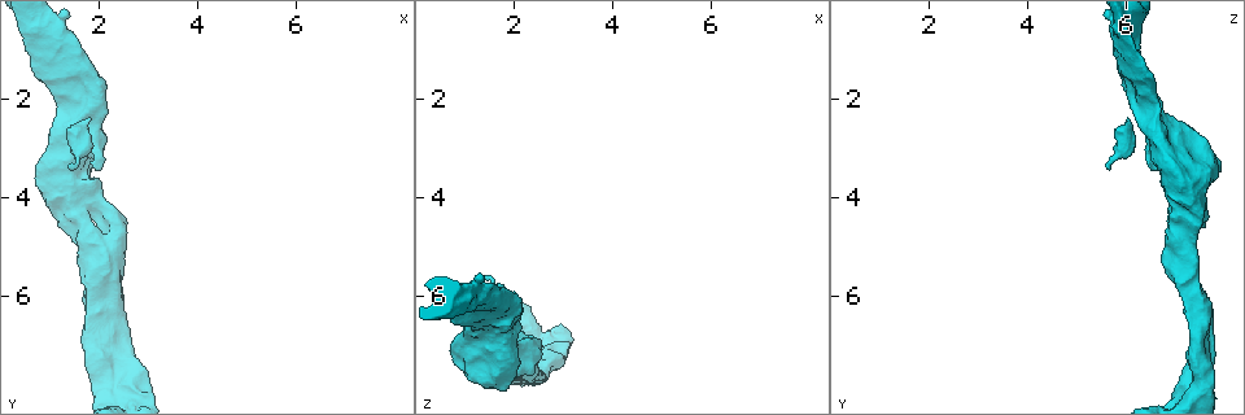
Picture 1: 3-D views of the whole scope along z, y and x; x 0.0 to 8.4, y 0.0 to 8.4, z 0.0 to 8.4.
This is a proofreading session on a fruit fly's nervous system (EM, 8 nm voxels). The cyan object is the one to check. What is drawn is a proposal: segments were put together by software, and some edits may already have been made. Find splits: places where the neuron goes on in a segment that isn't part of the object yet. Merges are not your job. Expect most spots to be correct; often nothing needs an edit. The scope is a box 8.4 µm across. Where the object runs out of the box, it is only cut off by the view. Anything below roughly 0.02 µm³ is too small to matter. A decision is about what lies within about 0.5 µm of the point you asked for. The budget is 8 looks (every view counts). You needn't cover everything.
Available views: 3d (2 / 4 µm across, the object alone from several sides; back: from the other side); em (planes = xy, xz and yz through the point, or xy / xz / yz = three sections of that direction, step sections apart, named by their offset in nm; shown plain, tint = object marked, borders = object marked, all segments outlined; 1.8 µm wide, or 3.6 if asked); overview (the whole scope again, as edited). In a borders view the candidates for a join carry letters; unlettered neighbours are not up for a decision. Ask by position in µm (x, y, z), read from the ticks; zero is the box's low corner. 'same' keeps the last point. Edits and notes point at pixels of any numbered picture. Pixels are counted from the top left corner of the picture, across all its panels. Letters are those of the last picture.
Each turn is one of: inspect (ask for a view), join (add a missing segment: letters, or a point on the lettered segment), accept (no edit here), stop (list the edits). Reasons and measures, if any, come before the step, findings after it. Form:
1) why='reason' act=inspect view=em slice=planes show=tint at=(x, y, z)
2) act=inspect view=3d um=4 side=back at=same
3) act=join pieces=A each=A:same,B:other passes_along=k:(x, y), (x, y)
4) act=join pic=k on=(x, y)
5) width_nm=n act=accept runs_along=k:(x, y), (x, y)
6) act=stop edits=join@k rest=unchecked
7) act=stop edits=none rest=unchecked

why='sharp bend' act=inspect view=em slice=yz step=16 show=tint at=(2.10, 7.30, 7.45)

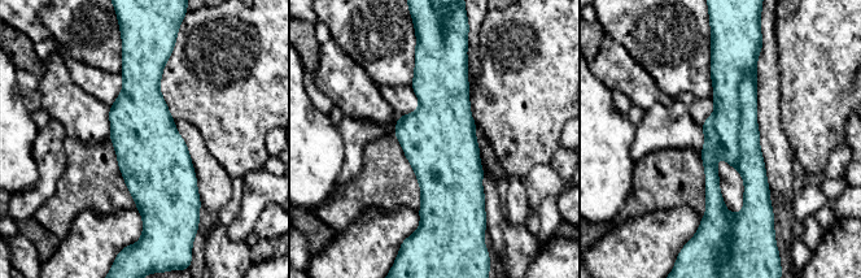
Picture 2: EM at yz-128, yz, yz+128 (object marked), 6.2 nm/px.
act=inspect view=em slice=planes show=borders at=same

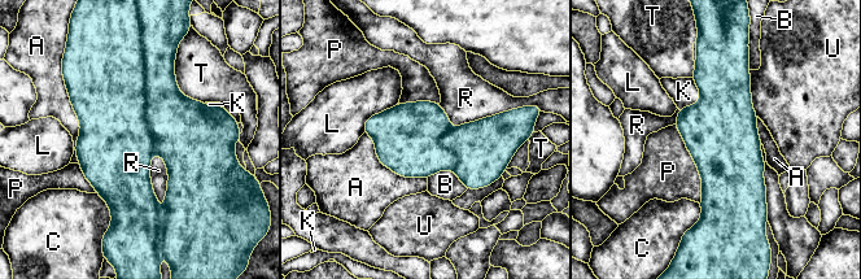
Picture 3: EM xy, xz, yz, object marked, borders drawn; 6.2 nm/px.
act=accept each=A:other,B:other,C:other,K:other,L:other,P:other,R:other,T:other,U:other border=3:(153, 152), (151, 186), (160, 204) found='none of them fits'

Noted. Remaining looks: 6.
why='an open end' act=inspect view=em slice=yz step=16 show=borders at=(1.35, 3.35, 5.65)

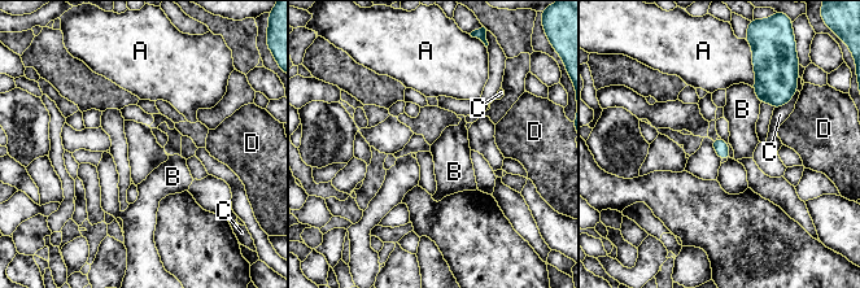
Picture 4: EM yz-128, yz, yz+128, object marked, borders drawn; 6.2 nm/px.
act=inspect view=em slice=planes show=borders at=same

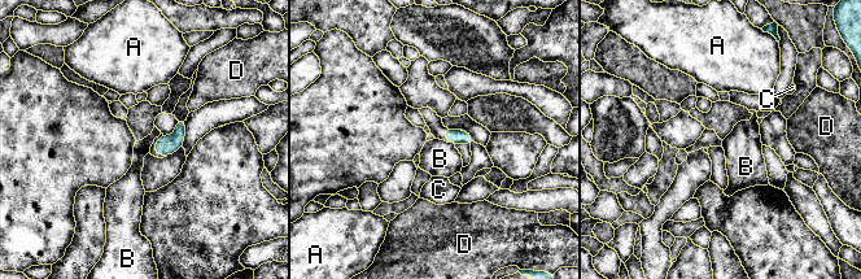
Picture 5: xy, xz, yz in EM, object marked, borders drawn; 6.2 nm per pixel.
act=accept each=A:other,B:other,C:other,D:other border=5:(450, 142), (454, 145) found='no lettered segment goes on from it'

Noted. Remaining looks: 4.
why='closes a loop' act=inspect view=em slice=planes show=borders at=(1.40, 1.05, 6.00)

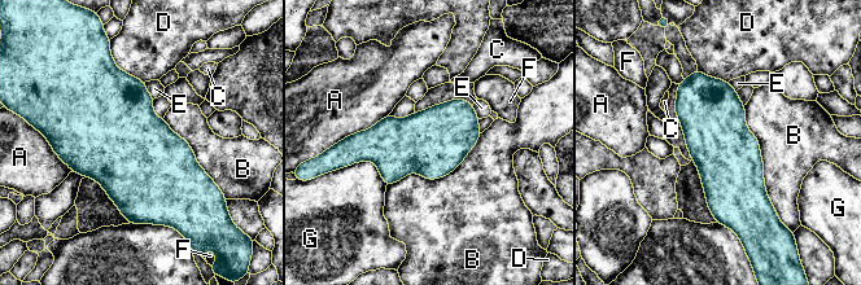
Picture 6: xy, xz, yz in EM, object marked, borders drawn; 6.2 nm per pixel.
act=accept each=A:other,B:other,C:other,D:other,E:other,F:other,G:other border=6:(743, 105), (777, 211) found='none of them fits'

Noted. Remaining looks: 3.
why='free end' act=inspect view=em slice=planes show=borders at=(1.60, 5.40, 7.40)

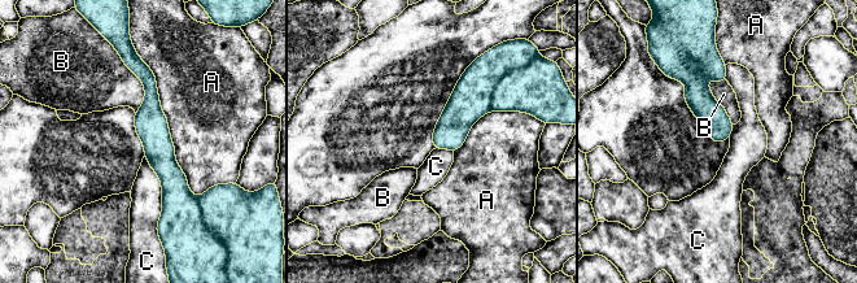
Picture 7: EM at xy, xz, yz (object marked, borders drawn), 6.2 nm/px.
width_nm=160 act=accept each=A:other,B:other,C:other runs_along=7:(135, 65), (170, 173), (165, 217) found='no lettered segment goes on from it'

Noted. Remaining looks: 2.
act=stop edits=none rest=unchecked

